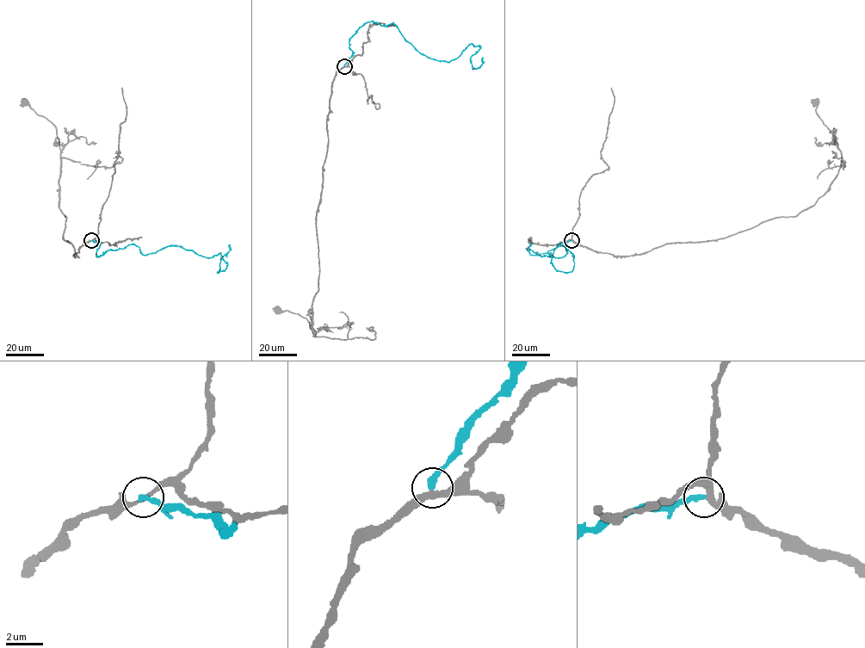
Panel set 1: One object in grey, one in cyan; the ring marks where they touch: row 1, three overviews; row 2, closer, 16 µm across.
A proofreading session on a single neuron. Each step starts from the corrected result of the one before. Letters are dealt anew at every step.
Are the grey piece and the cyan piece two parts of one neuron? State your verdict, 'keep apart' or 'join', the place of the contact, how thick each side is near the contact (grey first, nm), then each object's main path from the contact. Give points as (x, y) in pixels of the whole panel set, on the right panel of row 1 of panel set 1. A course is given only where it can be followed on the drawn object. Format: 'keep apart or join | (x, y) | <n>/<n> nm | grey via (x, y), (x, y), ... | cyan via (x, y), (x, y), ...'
keep apart | (571, 240) | 240/320 nm | grey via (571, 240), (633, 256), (796, 216), (828, 189), (841, 163), (816, 101) | cyan via (571, 240), (550, 256), (527, 249), (564, 246), (551, 262), (571, 272), (563, 244)

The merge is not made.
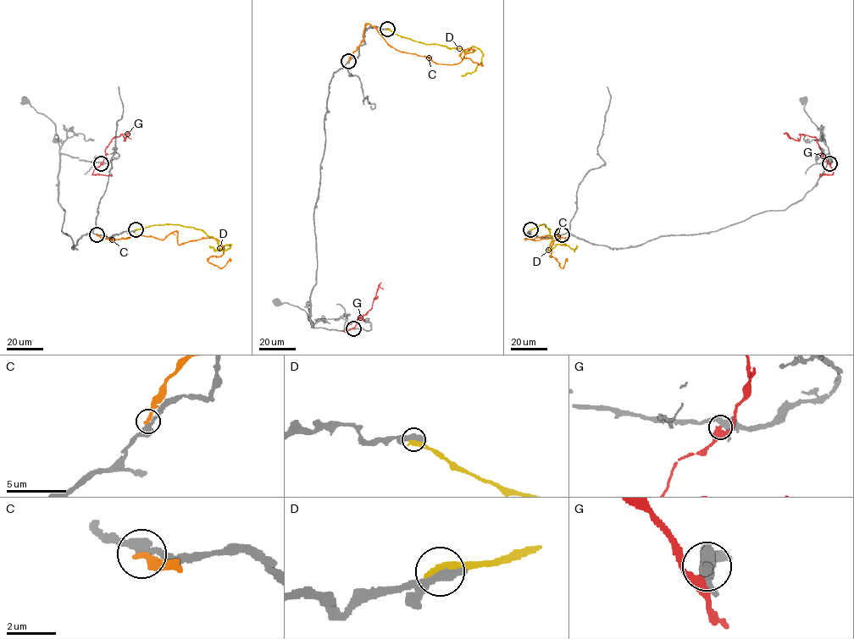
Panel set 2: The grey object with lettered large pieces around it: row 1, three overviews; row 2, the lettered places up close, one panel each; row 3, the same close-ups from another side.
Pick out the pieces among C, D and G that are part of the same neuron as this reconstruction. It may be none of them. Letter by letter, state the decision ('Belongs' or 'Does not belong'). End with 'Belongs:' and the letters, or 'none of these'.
C: Does not belong
D: Does not belong
G: Does not belong
Belongs: none of these

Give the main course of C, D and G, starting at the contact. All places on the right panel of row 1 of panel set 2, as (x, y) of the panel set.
C: (562, 234), (525, 239), (557, 231), (566, 240), (554, 239), (550, 256), (562, 267), (567, 258)
D: (530, 229), (545, 224), (549, 236), (553, 237), (548, 250), (556, 245), (566, 245), (573, 250), (577, 245)
G: (830, 162), (815, 137), (801, 134), (798, 140), (794, 140), (788, 134), (790, 139)

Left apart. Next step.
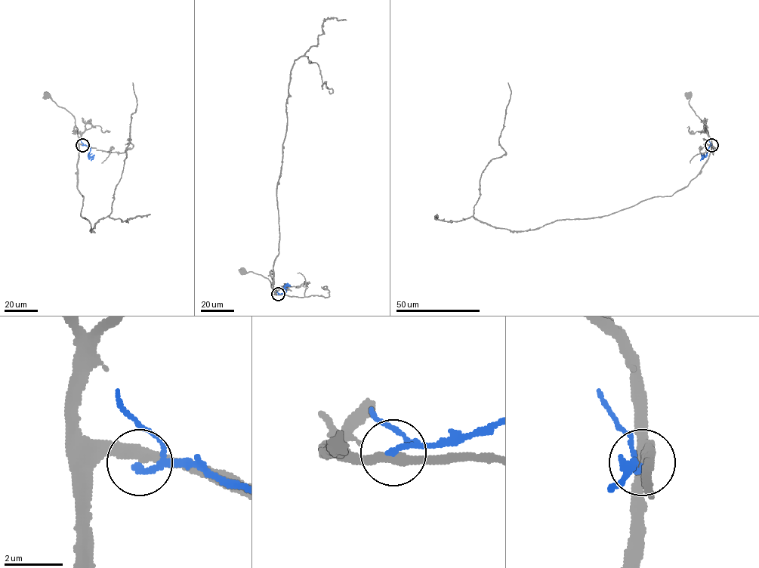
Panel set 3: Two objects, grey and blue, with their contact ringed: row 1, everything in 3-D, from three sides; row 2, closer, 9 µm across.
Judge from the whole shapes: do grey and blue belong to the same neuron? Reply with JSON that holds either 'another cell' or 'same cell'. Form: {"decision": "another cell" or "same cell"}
{"decision": "another cell"}

